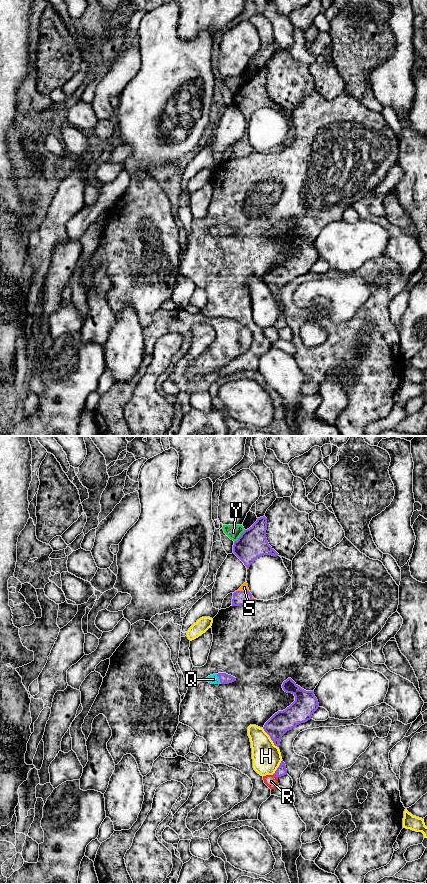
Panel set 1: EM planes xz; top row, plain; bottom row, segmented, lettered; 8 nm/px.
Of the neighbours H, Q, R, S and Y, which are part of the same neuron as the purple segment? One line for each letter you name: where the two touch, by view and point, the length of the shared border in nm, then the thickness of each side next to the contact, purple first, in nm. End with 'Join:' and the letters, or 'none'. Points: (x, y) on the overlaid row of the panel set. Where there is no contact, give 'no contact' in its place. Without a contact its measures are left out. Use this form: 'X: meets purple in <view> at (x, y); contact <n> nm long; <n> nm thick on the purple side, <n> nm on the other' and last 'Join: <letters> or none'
Q: meets purple in xz at (219, 678); contact 80 nm long; 80 nm thick on the purple side, 80 nm on the other
S: meets purple in xz at (242, 591); contact 120 nm long; 110 nm thick on the purple side, 60 nm on the other
Join: Q, S

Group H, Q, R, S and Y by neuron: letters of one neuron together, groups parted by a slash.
H / Q S / R / Y

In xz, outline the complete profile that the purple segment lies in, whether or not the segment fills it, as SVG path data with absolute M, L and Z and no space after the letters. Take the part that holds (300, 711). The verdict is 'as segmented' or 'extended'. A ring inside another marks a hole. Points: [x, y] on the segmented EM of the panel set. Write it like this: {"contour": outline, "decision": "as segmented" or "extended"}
{"contour": "M291 678L283 682L282 688L295 696L295 701L283 711L275 713L264 725L264 731L278 747L281 737L292 728L311 719L319 703L314 691L306 691Z", "decision": "as segmented"}

